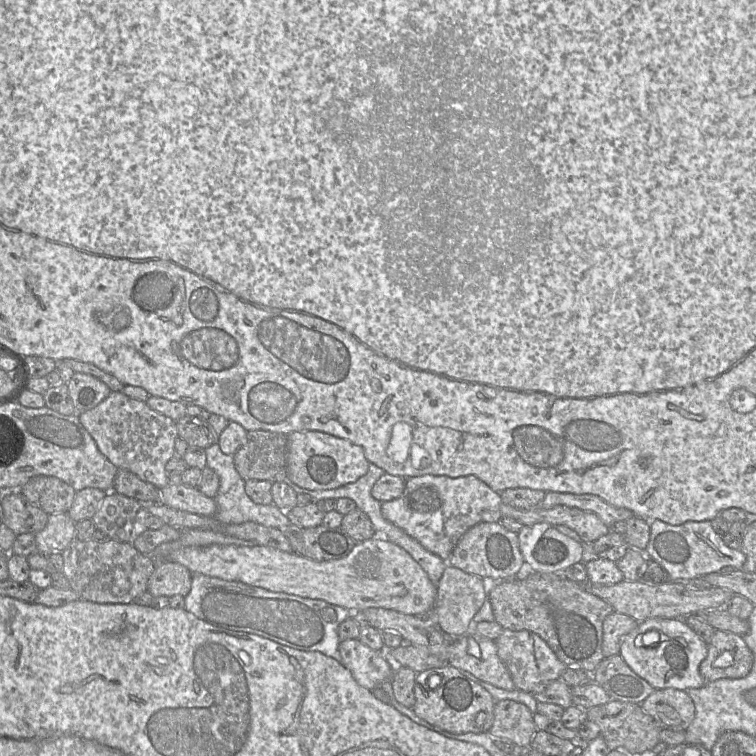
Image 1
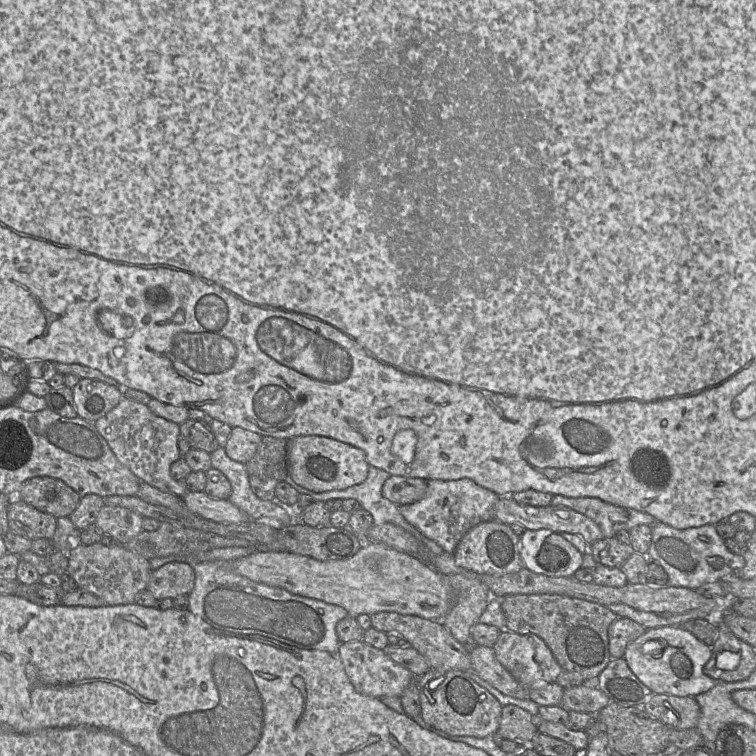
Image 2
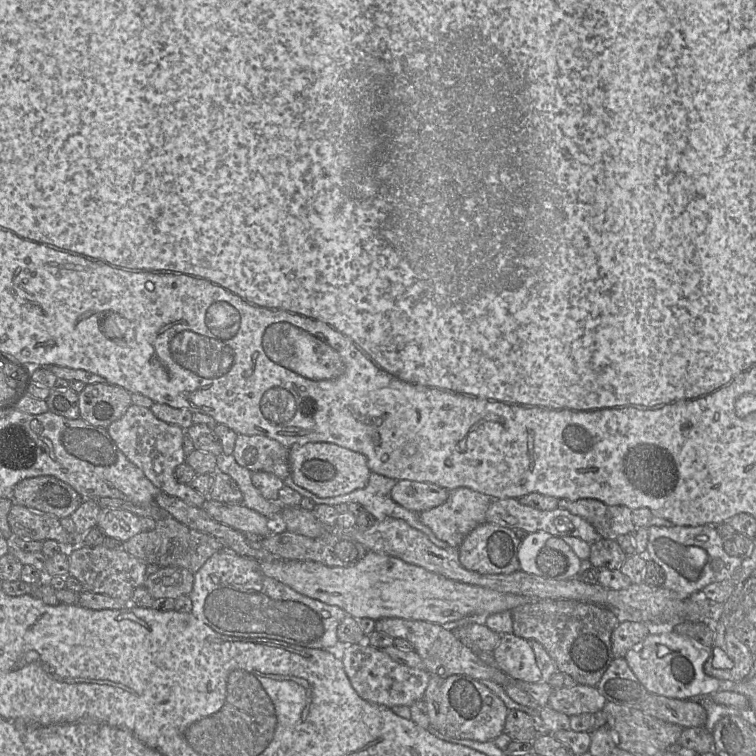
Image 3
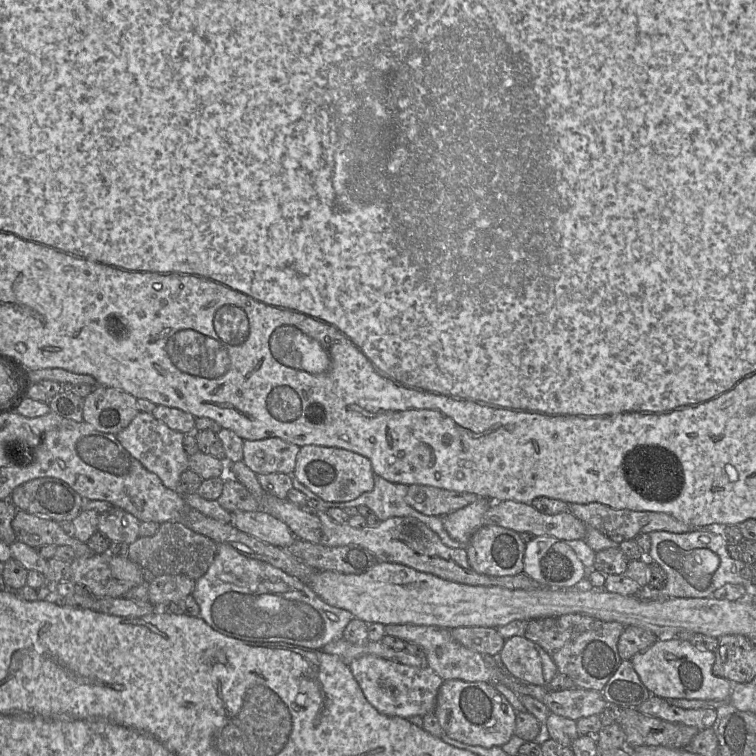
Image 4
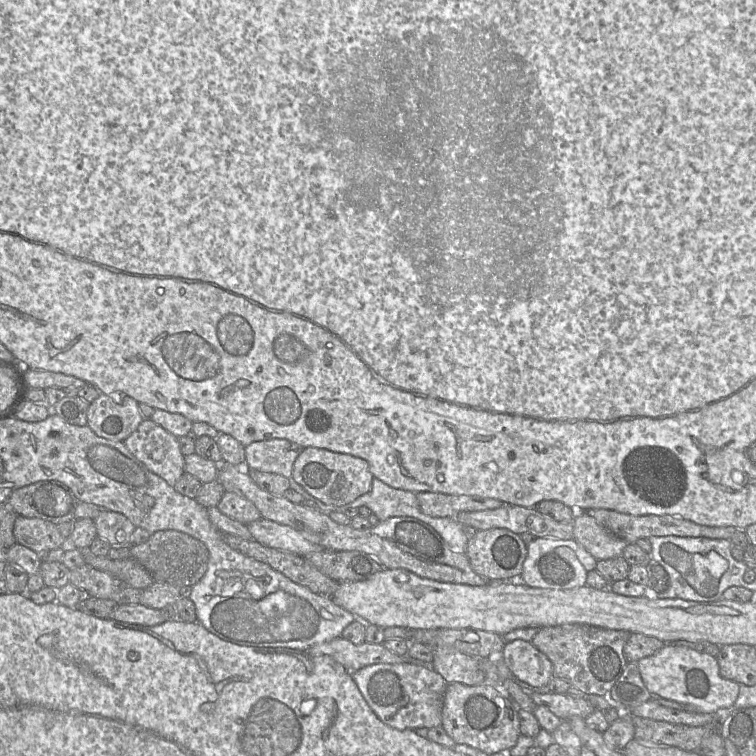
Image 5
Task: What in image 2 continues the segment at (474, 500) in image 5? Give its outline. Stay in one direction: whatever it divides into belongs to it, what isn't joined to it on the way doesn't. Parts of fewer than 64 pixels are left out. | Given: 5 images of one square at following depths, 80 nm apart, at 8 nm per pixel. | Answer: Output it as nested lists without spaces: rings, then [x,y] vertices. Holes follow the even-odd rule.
[[[391,475],[383,484],[382,495],[398,506],[419,501],[427,490],[427,481]]]

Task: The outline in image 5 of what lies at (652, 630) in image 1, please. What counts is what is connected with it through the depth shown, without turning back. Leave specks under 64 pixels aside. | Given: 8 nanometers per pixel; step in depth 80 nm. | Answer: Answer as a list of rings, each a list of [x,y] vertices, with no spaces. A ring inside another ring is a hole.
[[[665,644],[653,655],[640,659],[637,665],[652,695],[692,705],[700,713],[715,713],[721,708],[731,708],[739,694],[739,684],[720,675],[716,657],[685,646]]]

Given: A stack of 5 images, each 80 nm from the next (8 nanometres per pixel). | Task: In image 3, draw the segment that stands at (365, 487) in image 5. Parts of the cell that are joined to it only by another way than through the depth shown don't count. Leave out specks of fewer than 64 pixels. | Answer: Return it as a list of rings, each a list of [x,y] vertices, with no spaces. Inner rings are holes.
[[[327,442],[294,444],[289,449],[290,474],[294,483],[321,498],[348,494],[365,488],[369,482],[371,470],[362,453]]]

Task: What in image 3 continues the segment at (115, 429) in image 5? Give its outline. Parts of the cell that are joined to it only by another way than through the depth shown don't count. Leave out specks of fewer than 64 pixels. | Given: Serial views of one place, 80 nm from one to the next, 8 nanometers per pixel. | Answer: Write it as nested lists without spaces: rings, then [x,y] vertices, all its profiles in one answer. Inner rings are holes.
[[[87,384],[78,395],[80,418],[106,429],[132,405],[131,393],[115,384]]]

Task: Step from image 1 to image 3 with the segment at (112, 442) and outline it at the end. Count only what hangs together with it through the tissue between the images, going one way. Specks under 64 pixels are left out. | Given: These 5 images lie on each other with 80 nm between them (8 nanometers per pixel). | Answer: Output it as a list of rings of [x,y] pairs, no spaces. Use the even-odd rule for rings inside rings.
[[[132,404],[119,420],[107,428],[107,431],[128,460],[161,492],[177,497],[189,505],[202,507],[206,498],[190,485],[179,483],[174,477],[175,468],[186,460],[183,450],[183,428],[158,419],[150,408]]]

